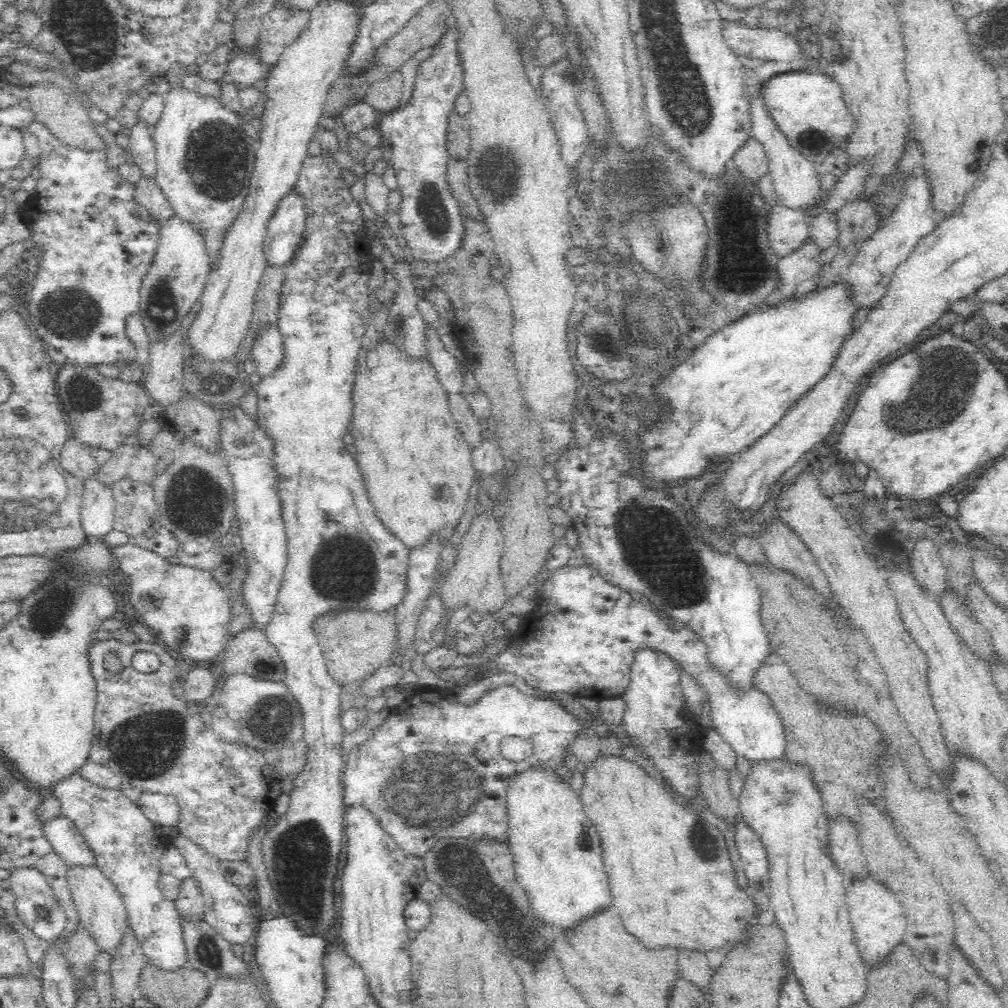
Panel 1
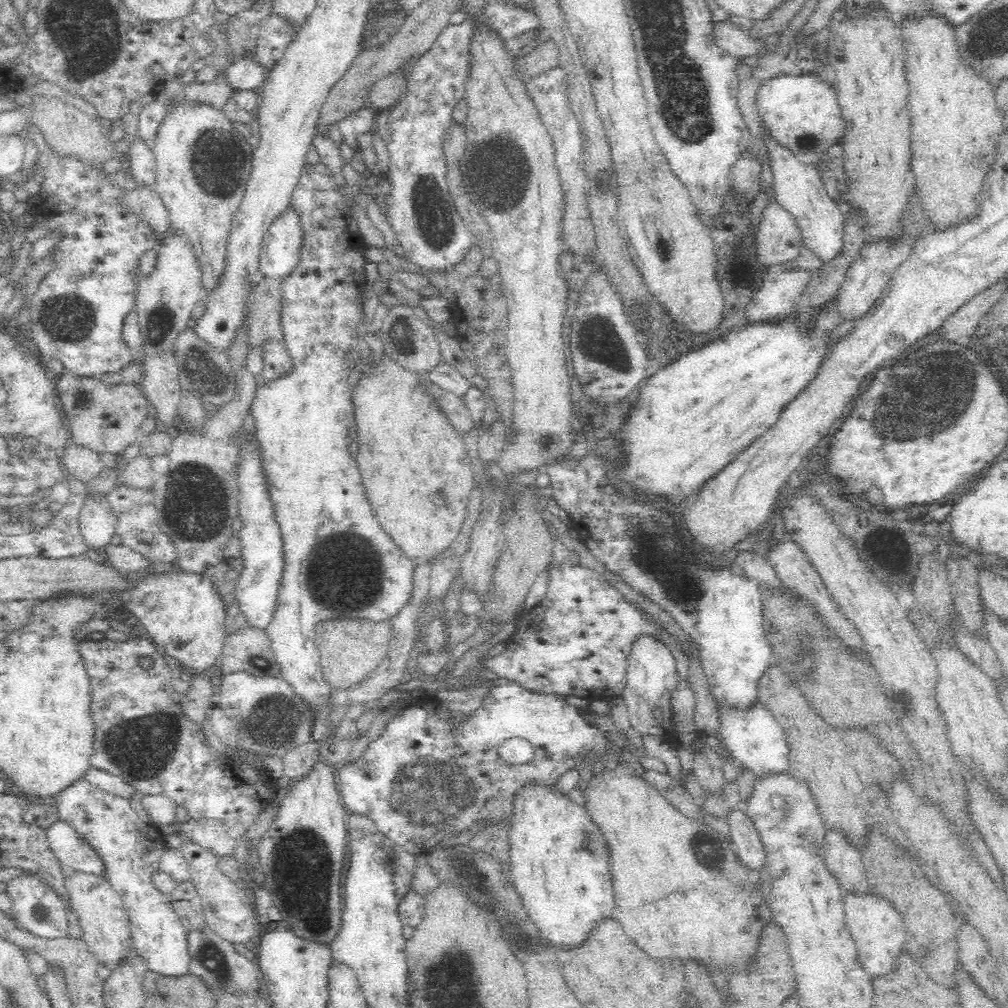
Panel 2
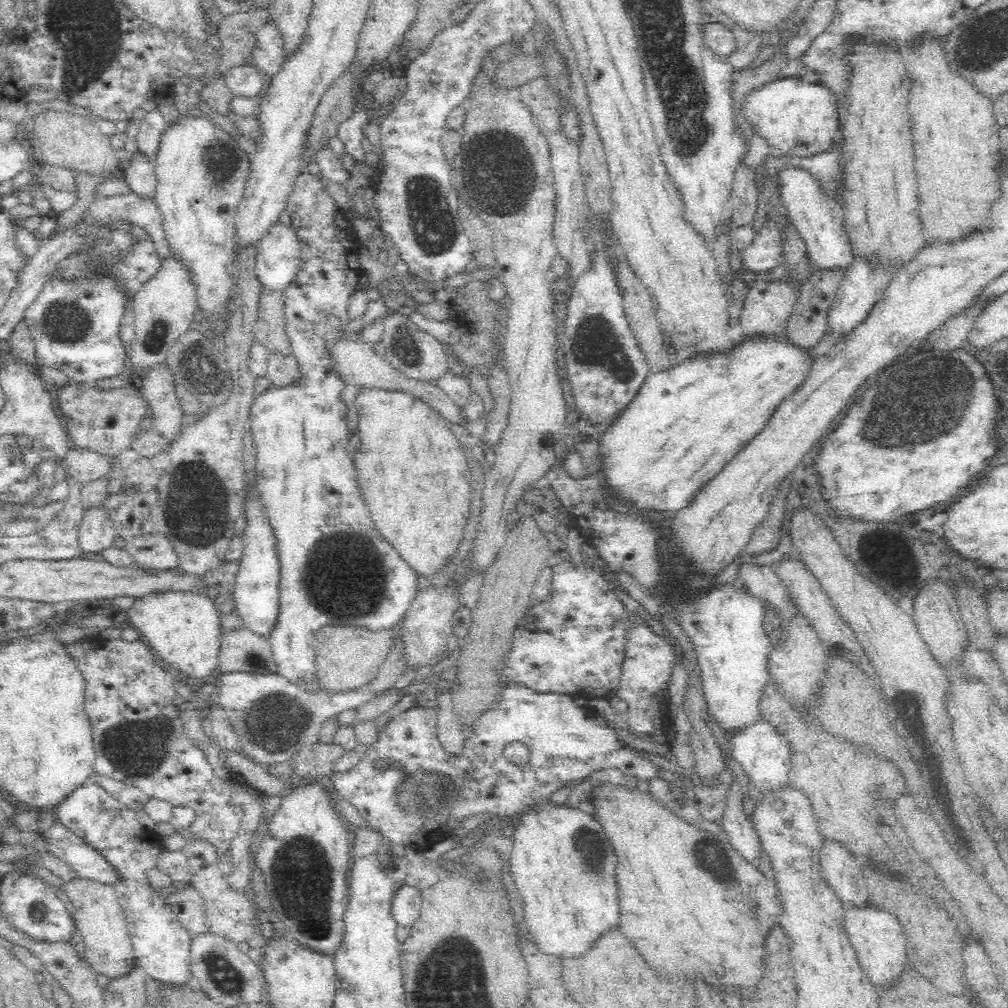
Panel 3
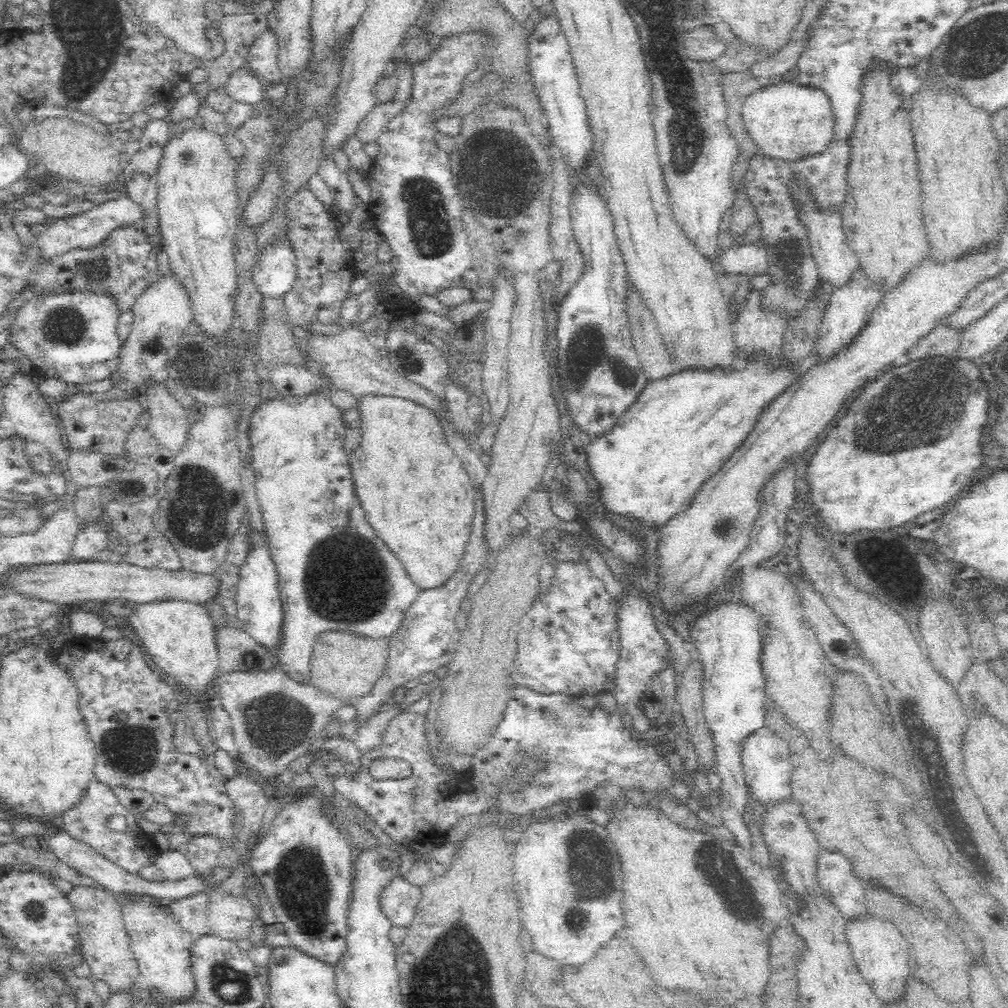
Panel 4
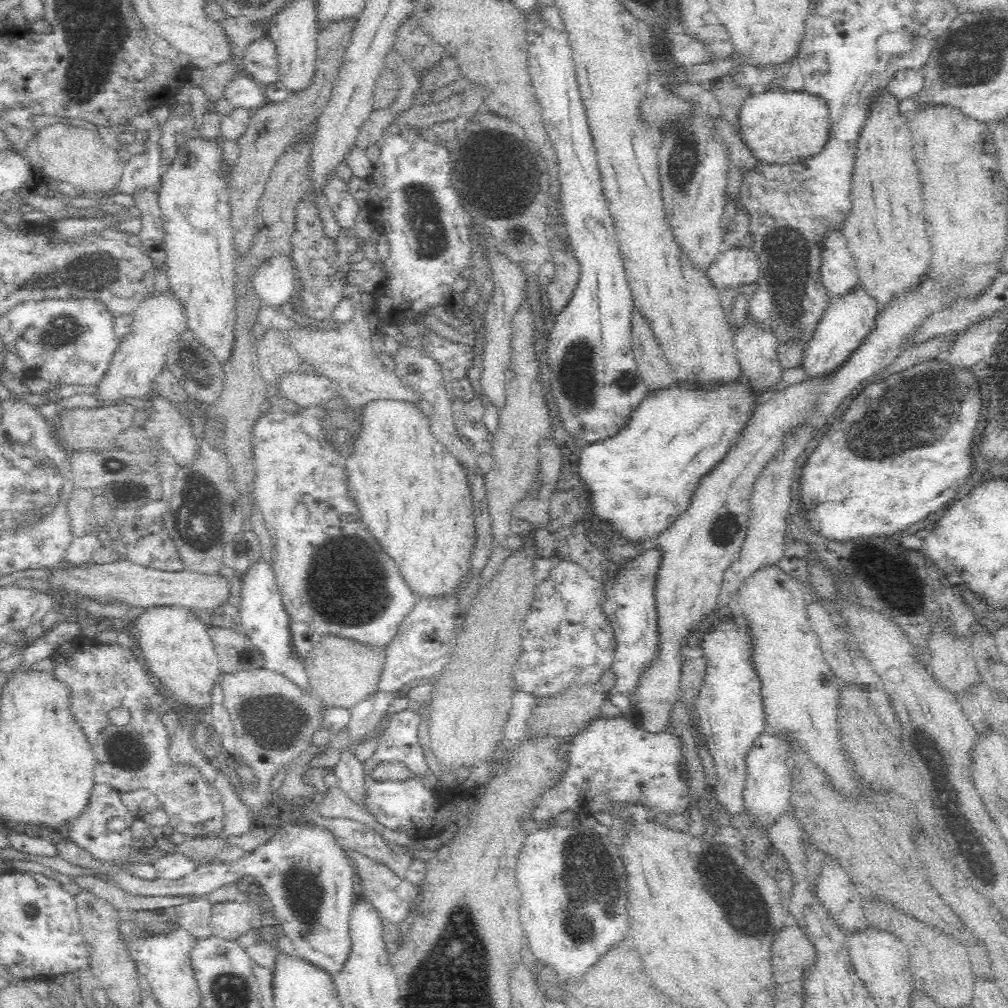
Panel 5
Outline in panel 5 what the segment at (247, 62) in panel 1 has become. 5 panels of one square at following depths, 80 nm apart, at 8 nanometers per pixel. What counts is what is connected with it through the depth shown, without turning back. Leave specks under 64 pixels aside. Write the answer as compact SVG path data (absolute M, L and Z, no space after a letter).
M236 72L223 92L224 99L230 101L235 109L244 109L253 113L267 103L263 87L256 85L243 73Z

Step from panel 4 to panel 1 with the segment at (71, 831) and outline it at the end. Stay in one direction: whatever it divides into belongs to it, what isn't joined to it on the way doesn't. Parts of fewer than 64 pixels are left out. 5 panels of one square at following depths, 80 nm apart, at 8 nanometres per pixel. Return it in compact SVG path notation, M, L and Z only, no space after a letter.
M81 775L71 776L67 782L61 784L50 793L60 803L61 816L71 820L76 830L85 838L88 846L97 856L98 867L101 873L116 887L123 896L123 903L128 913L129 930L132 930L140 950L144 953L148 964L166 972L176 972L188 960L187 948L184 940L183 924L180 915L175 909L174 901L164 898L159 891L158 874L159 862L169 841L167 834L156 823L148 820L140 807L116 790L103 790L93 786Z

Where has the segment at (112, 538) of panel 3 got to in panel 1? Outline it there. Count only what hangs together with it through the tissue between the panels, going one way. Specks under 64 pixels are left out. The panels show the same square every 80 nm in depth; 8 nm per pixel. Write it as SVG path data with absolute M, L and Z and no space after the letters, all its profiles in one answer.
M94 477L85 480L85 491L83 492L83 501L80 508L81 528L85 533L90 544L104 543L104 538L114 531L115 524L115 503L112 499L111 489L104 486Z

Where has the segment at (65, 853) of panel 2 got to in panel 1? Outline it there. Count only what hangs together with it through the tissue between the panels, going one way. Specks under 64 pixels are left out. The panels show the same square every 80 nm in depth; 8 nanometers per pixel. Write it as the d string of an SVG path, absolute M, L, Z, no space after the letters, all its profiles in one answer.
M62 816L43 825L44 834L54 852L71 867L98 867L97 856L72 821Z

